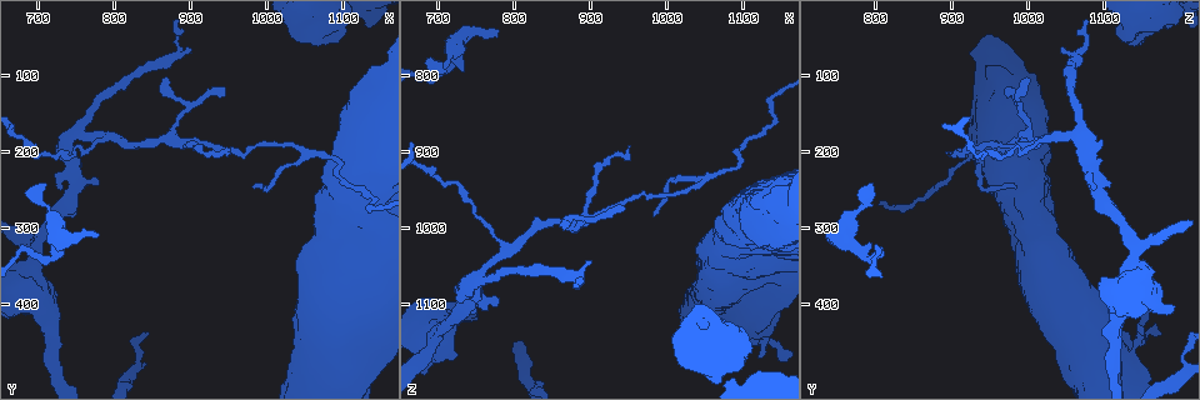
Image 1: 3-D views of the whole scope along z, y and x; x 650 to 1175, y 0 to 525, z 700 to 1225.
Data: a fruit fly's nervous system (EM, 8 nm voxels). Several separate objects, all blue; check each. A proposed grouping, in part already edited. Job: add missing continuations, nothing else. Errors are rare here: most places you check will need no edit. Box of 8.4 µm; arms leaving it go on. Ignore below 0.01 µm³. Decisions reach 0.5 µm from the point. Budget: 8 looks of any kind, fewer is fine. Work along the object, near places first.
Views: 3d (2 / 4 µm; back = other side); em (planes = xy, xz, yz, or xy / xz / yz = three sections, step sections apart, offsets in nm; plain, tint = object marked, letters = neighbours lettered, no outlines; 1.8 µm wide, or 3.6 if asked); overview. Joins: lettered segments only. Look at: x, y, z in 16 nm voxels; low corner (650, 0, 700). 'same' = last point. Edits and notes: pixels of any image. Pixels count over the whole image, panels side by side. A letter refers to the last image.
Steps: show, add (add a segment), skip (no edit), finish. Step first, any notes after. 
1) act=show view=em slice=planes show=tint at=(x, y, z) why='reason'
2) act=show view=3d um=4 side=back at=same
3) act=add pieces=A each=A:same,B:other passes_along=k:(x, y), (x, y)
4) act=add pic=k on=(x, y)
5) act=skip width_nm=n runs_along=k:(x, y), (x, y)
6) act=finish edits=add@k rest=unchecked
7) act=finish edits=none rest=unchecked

act=show view=em slice=planes show=letters at=(775, 310, 750) why='free end'

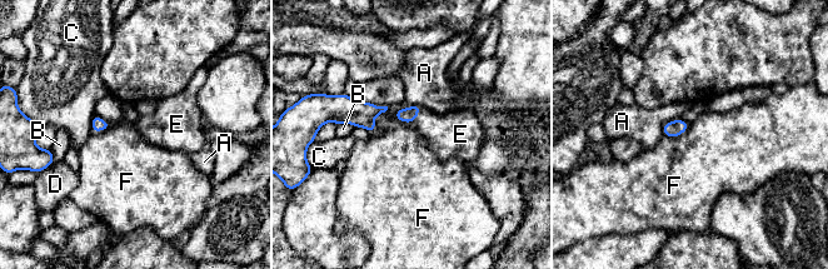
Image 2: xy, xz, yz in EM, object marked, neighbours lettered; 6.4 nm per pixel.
act=add pieces=E each=A:other,B:other,C:other,D:other,E:same,F:other passes_along=2:(407, 115), (418, 114), (449, 135) found='it goes on there'

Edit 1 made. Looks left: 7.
act=show view=overview why='redraw'

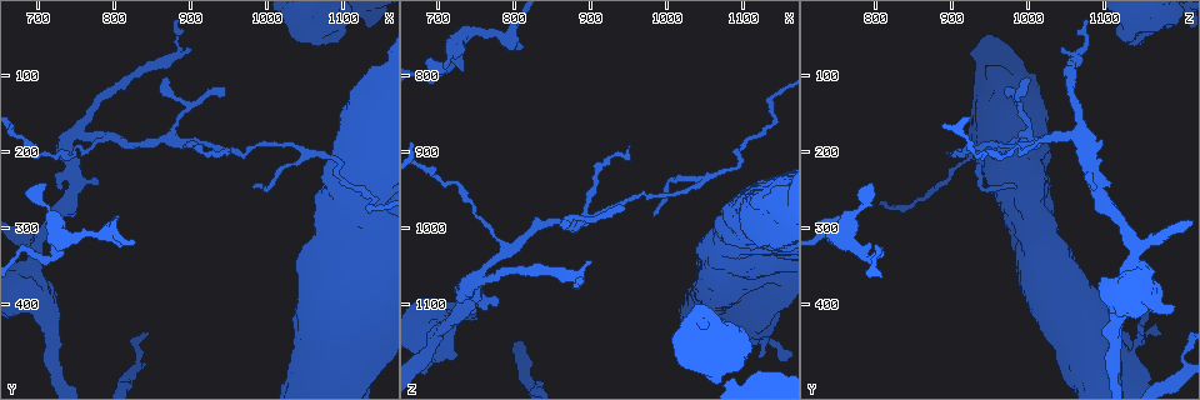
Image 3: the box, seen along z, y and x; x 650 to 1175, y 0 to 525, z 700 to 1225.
act=show view=em slice=planes show=letters at=(870, 185, 1000) why='four or more arms meet'

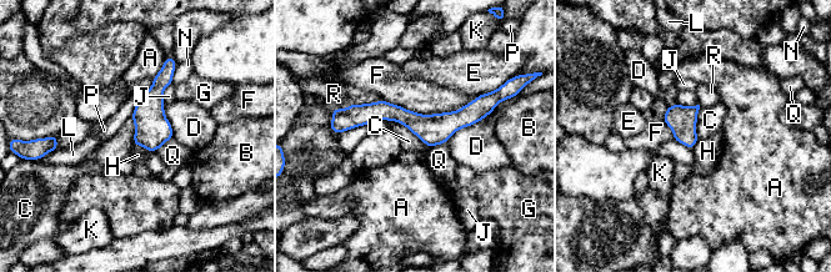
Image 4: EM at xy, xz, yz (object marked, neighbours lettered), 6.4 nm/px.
act=skip longest_contact=F:600nm each=A:other,B:other,C:other,D:other,E:other,F:other,G:other,H:other,J:other,K:other,L:other,N:other,P:other,Q:other,R:other border=4:(389, 120), (405, 125), (427, 147) found='no lettered segment goes on from it'

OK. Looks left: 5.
act=show view=3d um=2 at=(1090, 55, 1145) why='stops while still wide'

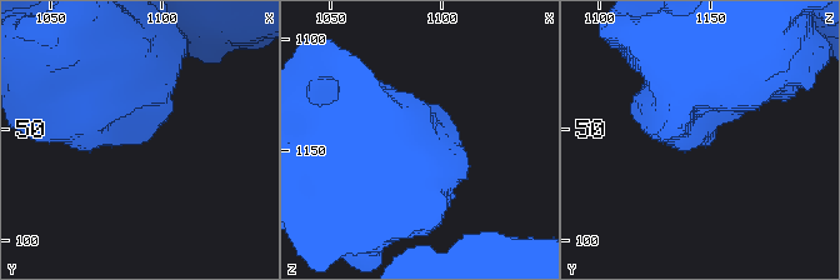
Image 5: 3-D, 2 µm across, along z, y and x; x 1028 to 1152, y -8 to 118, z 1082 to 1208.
act=show view=em slice=yz step=4 show=letters at=(1090, 55, 1146) why='now the EM'

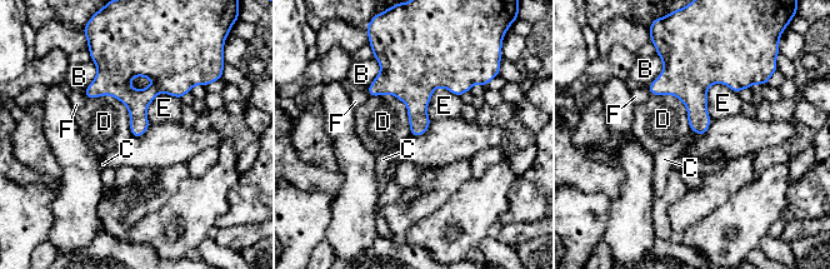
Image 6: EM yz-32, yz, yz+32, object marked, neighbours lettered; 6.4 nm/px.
act=show view=em slice=xy step=16 show=letters at=same

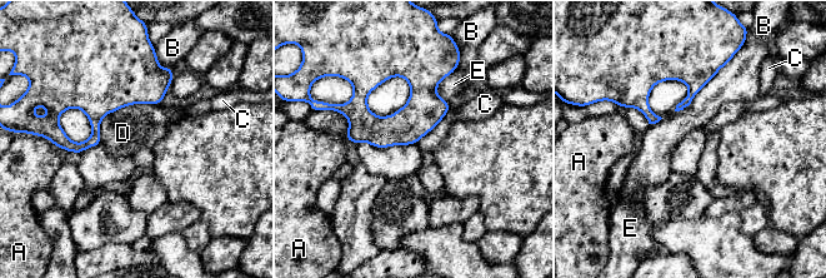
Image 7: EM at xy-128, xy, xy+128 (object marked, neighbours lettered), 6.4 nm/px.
act=skip each=A:other,B:other,C:other,D:other,E:other border=7:(161, 103), (108, 113), (100, 143) found='no lettered segment goes on from it'

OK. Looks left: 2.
act=finish edits=add@2 rest=unchecked

